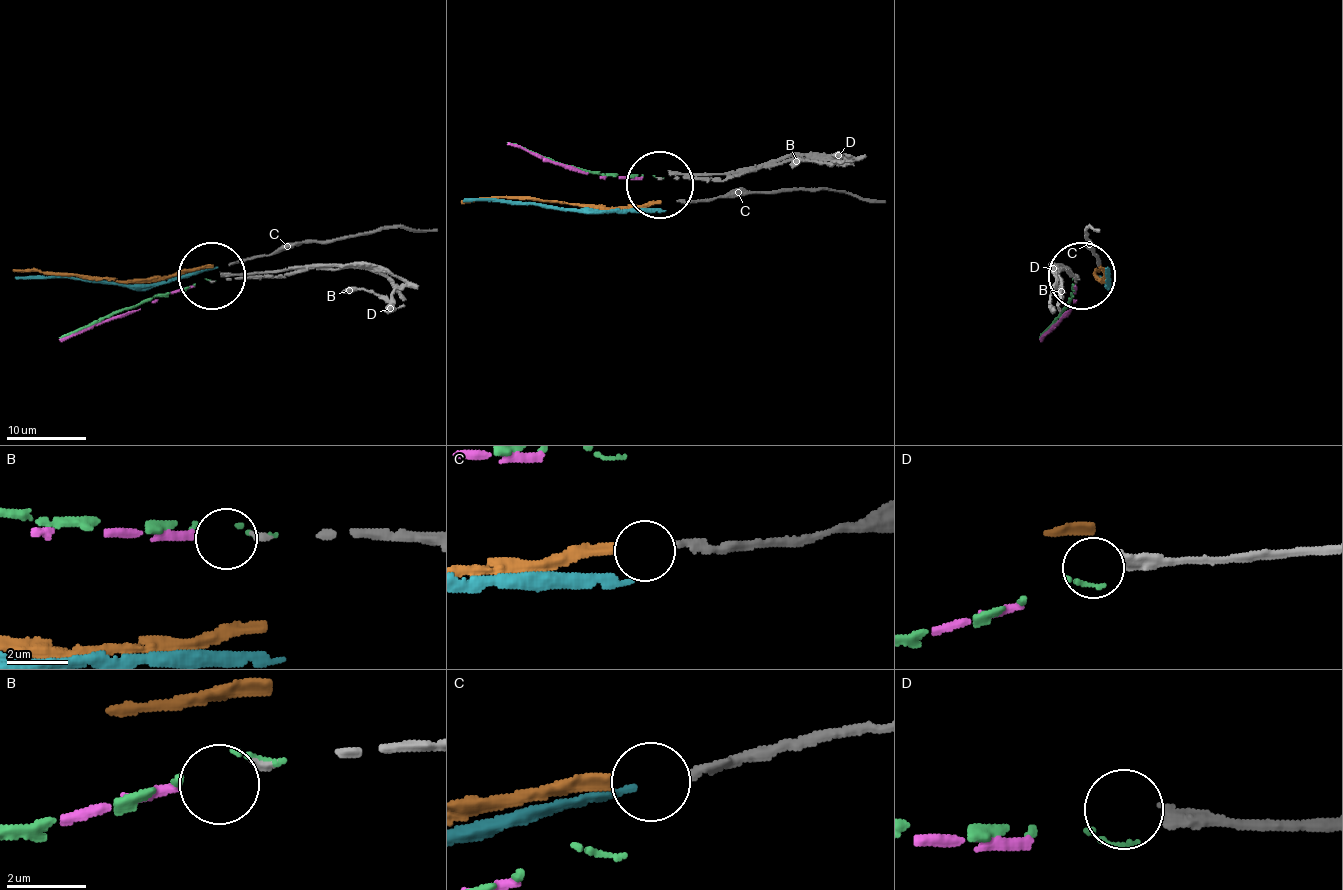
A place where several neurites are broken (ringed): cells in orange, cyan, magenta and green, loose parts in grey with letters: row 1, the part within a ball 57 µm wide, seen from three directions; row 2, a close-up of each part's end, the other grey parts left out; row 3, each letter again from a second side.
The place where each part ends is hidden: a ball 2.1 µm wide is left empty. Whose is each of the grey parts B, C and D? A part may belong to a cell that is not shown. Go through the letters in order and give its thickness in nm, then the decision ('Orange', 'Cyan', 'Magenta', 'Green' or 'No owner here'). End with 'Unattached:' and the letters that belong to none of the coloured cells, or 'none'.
B: Thickness 160 nm. Magenta
C: Thickness 240 nm. No owner here
D: Thickness 320 nm. No owner here
Unattached: C, D

